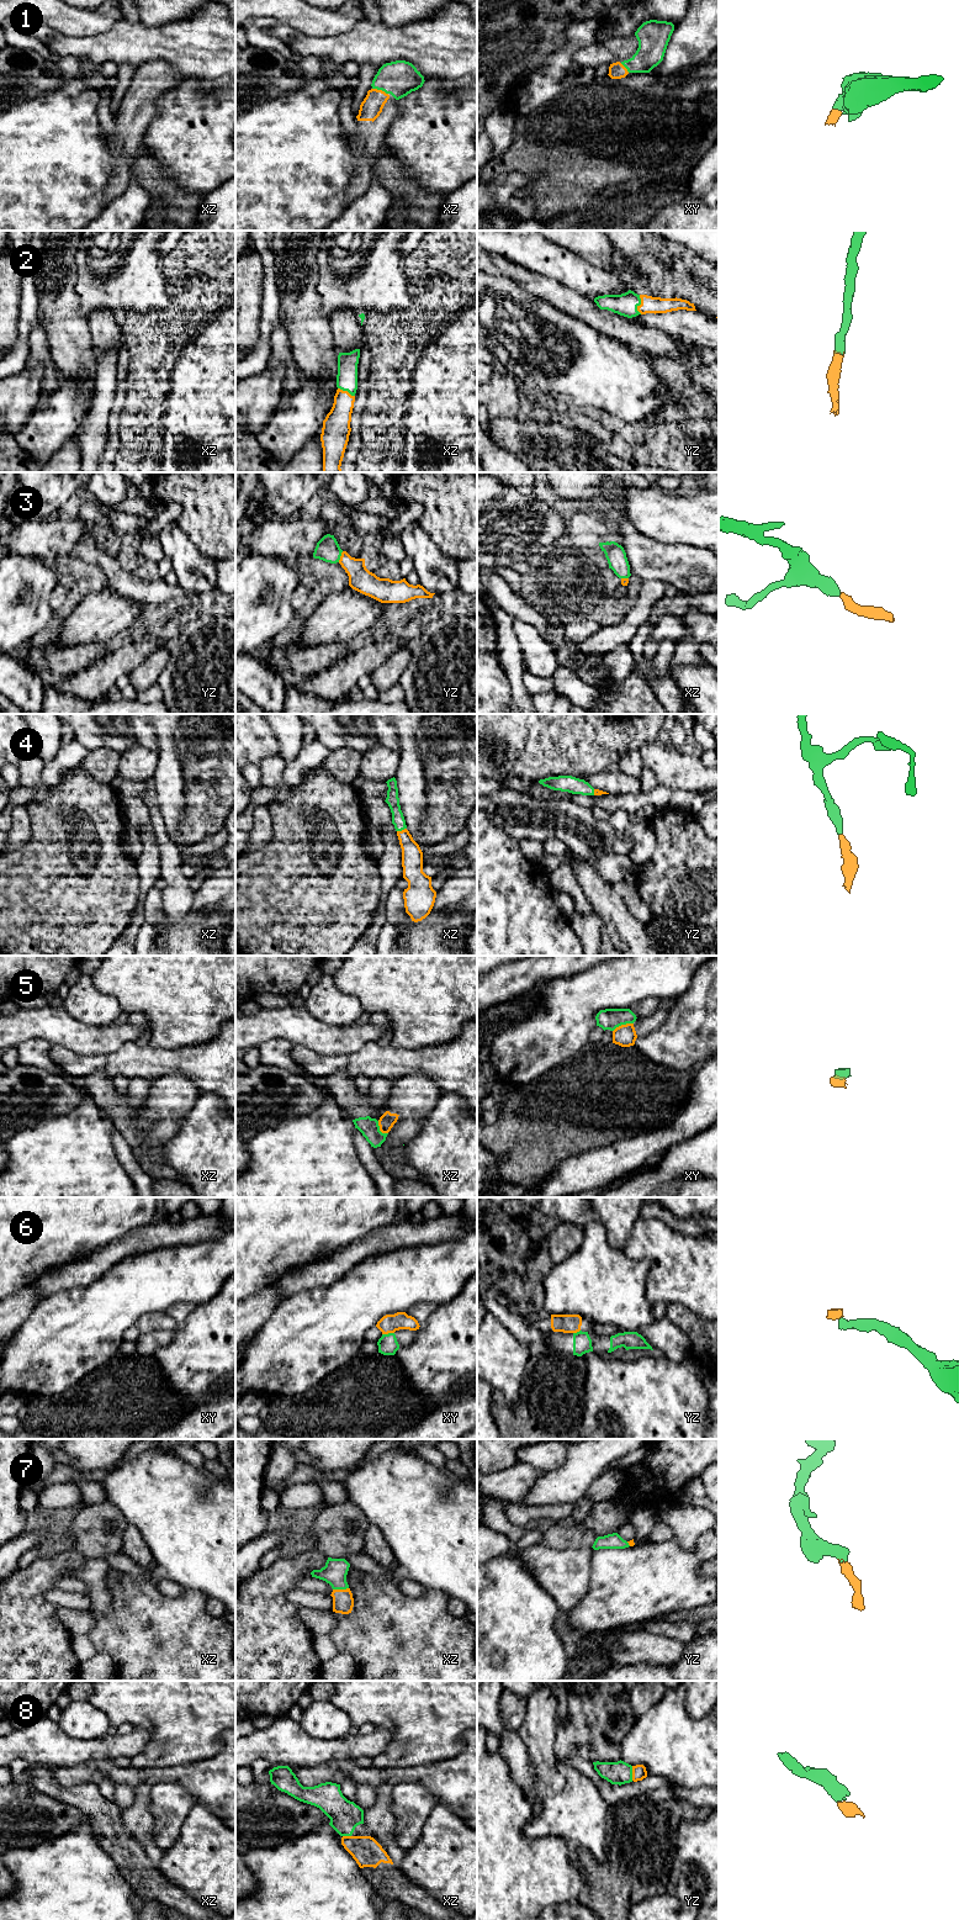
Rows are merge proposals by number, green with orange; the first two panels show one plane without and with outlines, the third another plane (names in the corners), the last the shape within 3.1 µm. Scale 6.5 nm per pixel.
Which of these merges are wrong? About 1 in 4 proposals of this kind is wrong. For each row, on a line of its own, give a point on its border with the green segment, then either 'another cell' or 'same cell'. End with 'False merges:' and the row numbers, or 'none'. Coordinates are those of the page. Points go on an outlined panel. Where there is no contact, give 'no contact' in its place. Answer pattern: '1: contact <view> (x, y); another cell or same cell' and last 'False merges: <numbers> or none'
1: contact xz (380, 89); same cell
2: contact yz (639, 305); same cell
3: contact yz (340, 555); same cell
4: contact xz (401, 830); same cell
5: contact xy (623, 1024); another cell
6: contact xy (388, 1333); another cell
7: contact xz (340, 1588); same cell
8: contact yz (631, 1773); same cell
False merges: 5, 6

